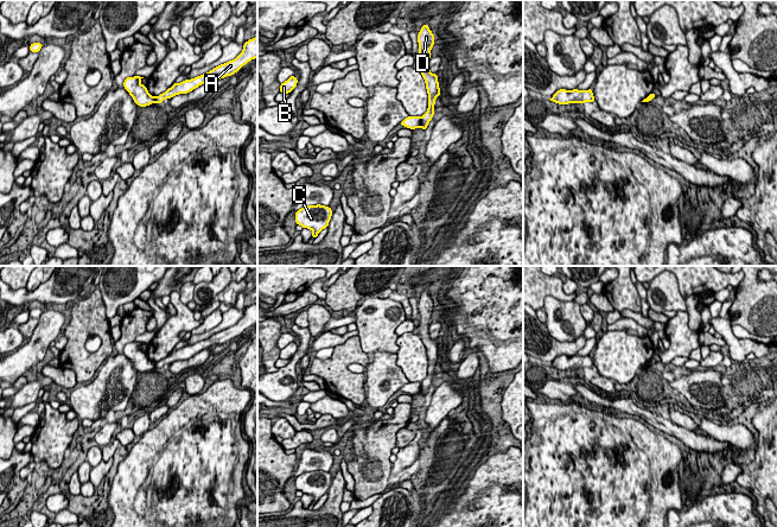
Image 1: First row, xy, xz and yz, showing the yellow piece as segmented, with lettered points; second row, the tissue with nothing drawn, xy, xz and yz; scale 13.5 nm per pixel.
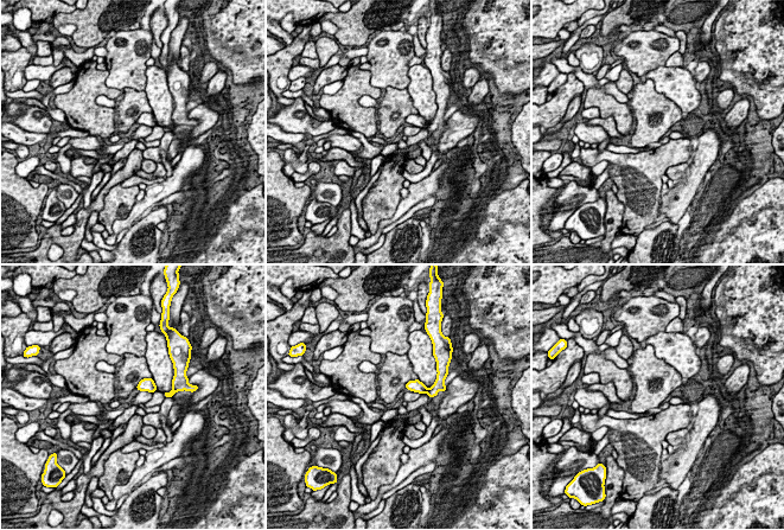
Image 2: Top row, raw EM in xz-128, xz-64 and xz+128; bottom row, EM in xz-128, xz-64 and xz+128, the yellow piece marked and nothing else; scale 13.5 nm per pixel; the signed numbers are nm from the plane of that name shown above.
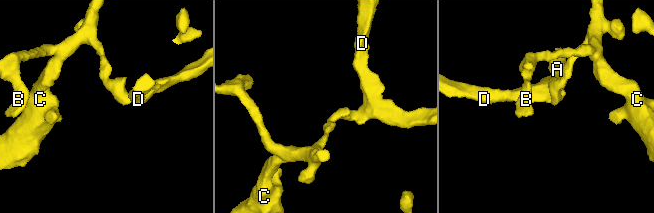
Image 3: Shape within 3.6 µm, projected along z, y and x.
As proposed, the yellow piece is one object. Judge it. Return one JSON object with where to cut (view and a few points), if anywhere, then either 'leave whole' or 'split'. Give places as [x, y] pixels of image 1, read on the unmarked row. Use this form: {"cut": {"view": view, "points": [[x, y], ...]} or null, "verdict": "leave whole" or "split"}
{"cut": {"view": "xz", "points": [[420, 383], [421, 391]]}, "verdict": "split"}

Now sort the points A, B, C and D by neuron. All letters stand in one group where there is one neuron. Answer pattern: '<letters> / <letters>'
A D / B C

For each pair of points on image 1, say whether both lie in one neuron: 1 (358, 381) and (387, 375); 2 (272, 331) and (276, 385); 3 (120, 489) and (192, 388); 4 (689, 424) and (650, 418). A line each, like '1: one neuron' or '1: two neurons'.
1: two neurons
2: two neurons
3: two neurons
4: two neurons

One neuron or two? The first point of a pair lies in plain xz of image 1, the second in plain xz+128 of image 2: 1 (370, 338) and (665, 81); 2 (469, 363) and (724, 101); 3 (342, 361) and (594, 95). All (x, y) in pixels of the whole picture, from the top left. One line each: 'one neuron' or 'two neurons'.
1: two neurons
2: two neurons
3: one neuron

